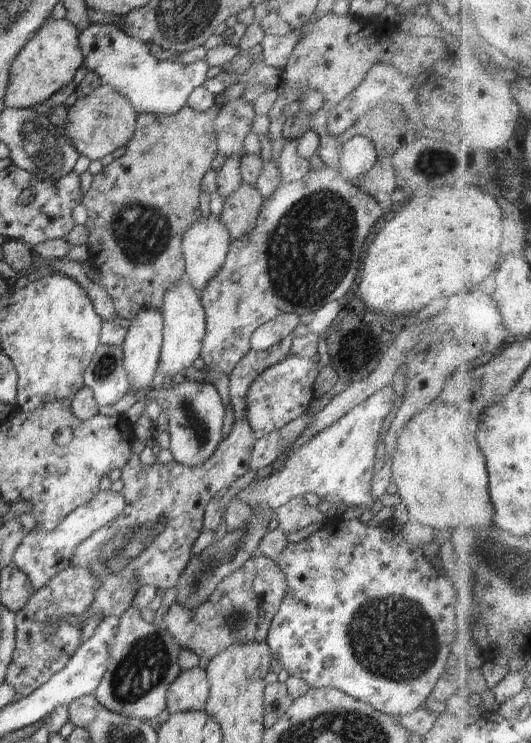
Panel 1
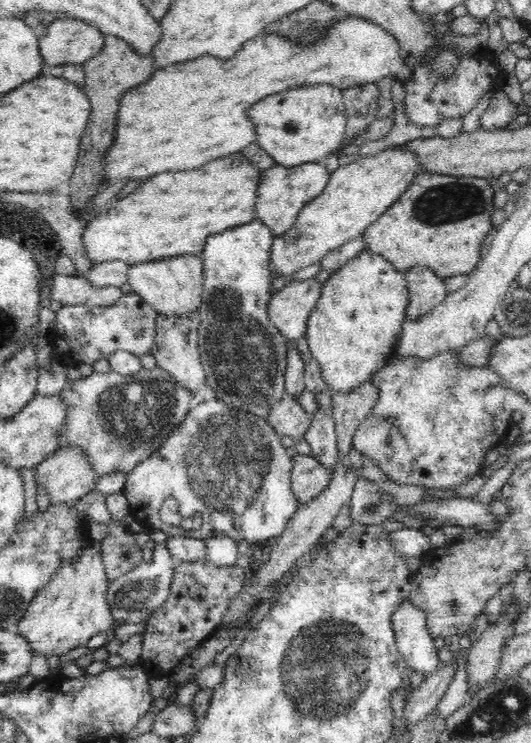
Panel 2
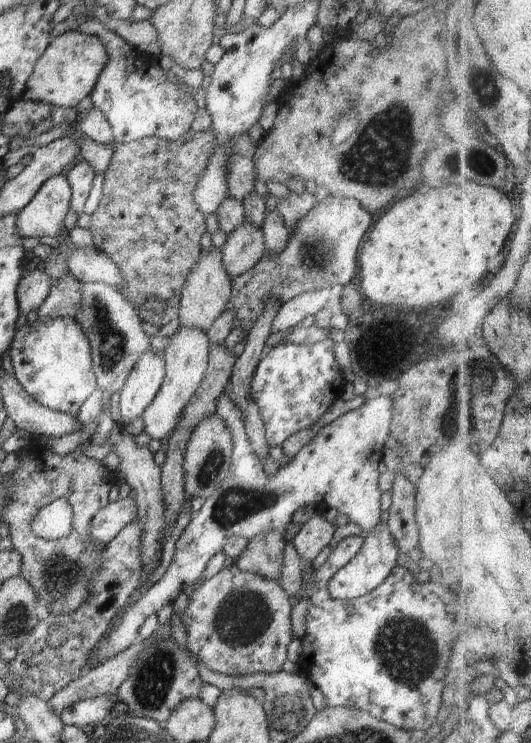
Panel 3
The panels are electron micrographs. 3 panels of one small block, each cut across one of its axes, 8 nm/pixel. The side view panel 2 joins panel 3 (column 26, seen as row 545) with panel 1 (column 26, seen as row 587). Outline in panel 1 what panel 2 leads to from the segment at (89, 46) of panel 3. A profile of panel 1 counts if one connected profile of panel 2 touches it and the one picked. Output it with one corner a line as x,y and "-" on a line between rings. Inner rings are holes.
50,18
42,28
24,44
16,60
10,66
10,78
4,92
4,106
8,108
31,108
44,104
48,98
66,84
73,82
76,70
84,63
80,52
79,32
68,20

